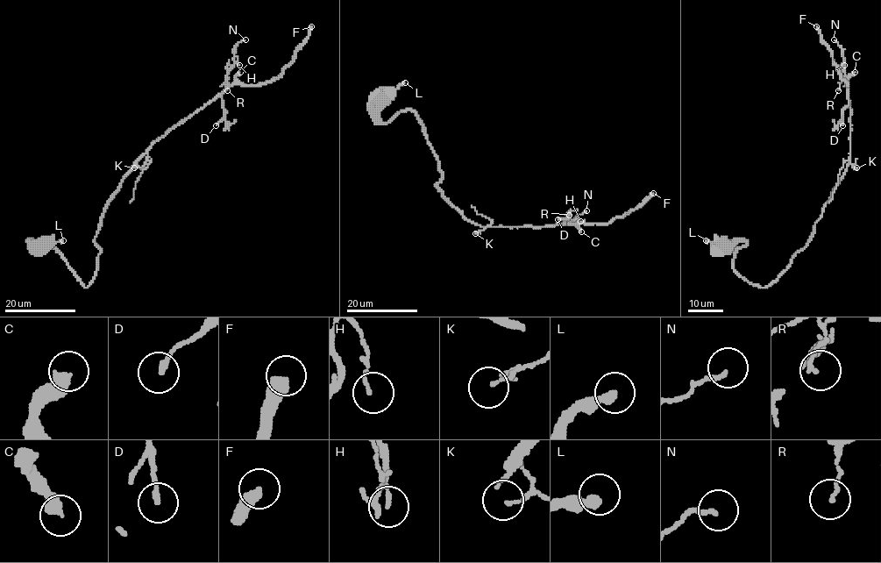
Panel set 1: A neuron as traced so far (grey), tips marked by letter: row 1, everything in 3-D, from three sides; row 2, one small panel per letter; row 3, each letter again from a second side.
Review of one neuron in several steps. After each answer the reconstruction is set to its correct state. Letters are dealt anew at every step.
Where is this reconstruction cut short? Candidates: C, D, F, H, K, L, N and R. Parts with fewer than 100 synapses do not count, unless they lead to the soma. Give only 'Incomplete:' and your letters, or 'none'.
Incomplete: C, F

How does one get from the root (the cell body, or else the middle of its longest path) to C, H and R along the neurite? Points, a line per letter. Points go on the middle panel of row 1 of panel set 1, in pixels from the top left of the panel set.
C: (380, 97), (382, 123), (415, 113), (442, 174), (436, 184), (468, 221), (571, 224), (581, 231)
H: (380, 97), (382, 123), (407, 110), (415, 113), (442, 174), (436, 184), (468, 221), (502, 227), (580, 221)
R: (380, 97), (382, 123), (415, 113), (442, 174), (436, 184), (468, 221), (543, 227), (569, 224), (569, 215)

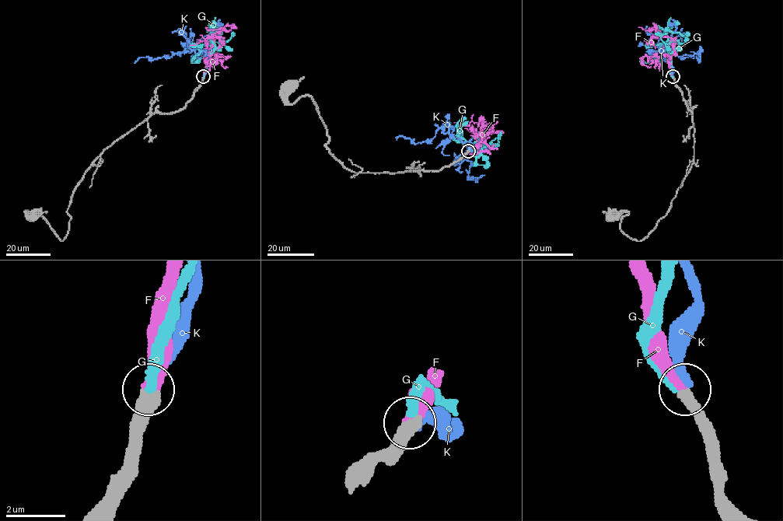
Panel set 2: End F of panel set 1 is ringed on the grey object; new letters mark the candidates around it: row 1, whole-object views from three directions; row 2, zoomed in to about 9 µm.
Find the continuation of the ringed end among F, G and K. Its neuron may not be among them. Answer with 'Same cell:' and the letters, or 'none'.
Same cell: F

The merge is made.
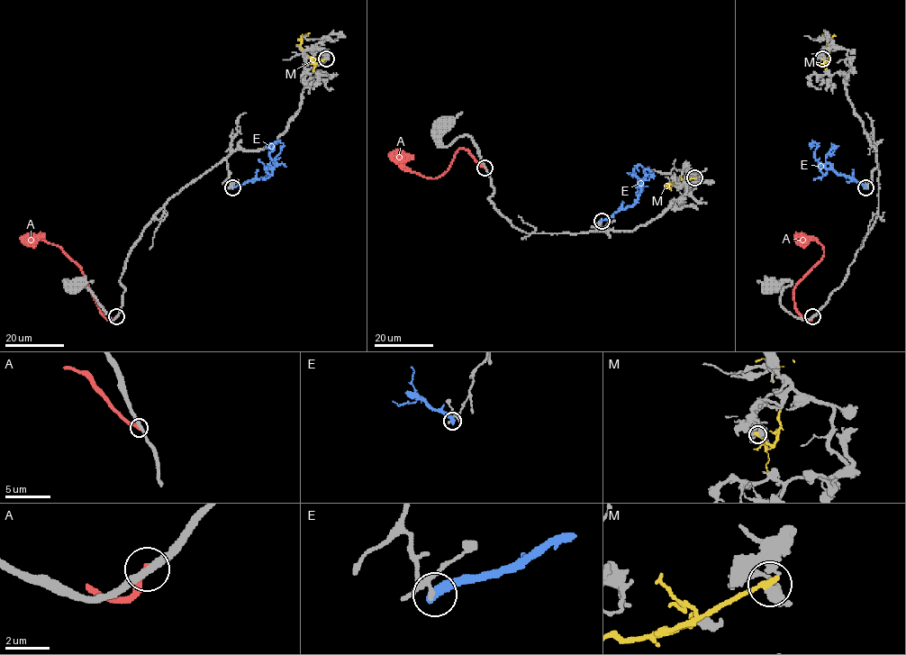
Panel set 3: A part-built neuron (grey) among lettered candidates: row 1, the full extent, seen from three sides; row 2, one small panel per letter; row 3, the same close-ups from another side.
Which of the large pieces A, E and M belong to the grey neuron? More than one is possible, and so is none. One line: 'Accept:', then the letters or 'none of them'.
Accept: none of them

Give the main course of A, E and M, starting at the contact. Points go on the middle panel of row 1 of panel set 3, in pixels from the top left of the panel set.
A: (484, 168), (466, 150), (459, 149), (446, 170), (437, 178), (429, 178), (410, 171), (404, 158), (395, 150)
E: (602, 220), (631, 205), (640, 191), (644, 169), (651, 172), (638, 165), (636, 168), (638, 170)
M: (695, 177), (674, 185), (669, 183), (677, 177)

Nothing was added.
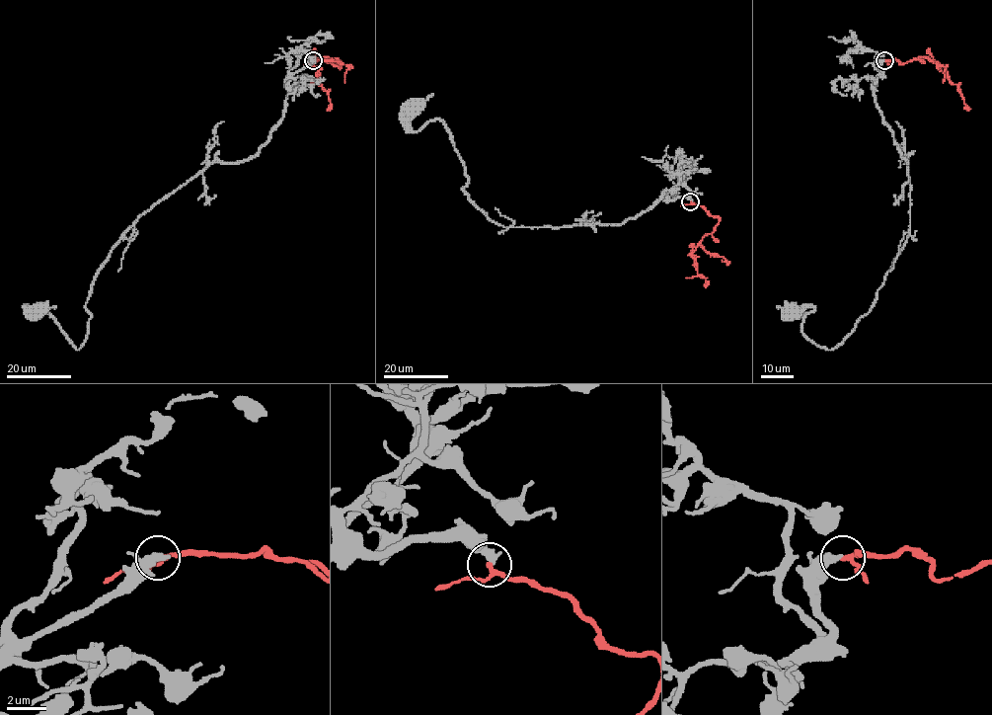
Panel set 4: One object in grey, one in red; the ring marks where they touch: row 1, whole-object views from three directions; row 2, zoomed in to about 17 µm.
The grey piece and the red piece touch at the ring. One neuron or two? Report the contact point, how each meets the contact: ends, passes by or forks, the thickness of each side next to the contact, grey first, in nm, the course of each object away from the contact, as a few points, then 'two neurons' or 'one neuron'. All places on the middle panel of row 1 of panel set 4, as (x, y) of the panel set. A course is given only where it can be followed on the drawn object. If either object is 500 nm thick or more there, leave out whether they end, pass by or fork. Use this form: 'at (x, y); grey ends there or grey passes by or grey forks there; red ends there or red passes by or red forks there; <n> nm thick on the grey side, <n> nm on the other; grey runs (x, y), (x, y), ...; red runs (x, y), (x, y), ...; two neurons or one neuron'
at (690, 201); grey ends there; red passes by; 400 nm thick on the grey side, 200 nm on the other; grey runs (690, 201), (665, 190), (620, 224), (503, 226), (462, 190), (465, 164), (444, 123), (414, 131), (412, 108); red runs (690, 201), (702, 205), (719, 221), (689, 254), (695, 258), (698, 273), (708, 282), (704, 286); two neurons

